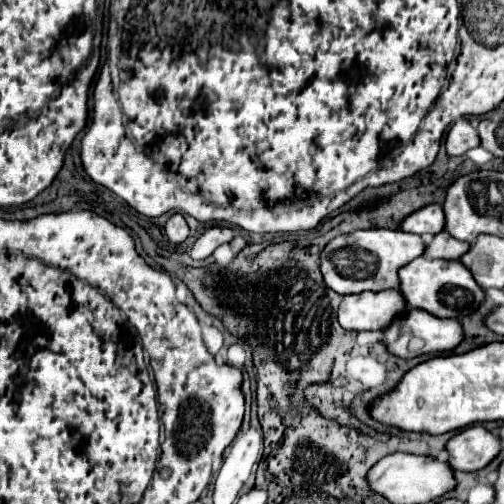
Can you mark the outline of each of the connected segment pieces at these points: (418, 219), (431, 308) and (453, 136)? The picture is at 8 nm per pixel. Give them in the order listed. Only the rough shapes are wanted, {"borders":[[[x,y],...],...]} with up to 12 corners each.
{"borders":[[[428,204],[408,214],[400,228],[414,234],[438,234],[444,212]],[[414,258],[398,270],[408,308],[458,318],[484,290],[458,260]],[[466,118],[452,122],[444,142],[448,156],[480,144]]]}

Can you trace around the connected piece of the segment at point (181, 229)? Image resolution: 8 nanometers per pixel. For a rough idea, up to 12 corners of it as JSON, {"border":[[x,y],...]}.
{"border":[[172,214],[164,224],[172,244],[188,236],[188,224],[182,214]]}

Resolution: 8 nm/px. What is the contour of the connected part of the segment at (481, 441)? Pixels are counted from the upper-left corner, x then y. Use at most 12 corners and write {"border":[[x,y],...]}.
{"border":[[470,426],[446,442],[452,470],[474,472],[498,452],[500,440]]}

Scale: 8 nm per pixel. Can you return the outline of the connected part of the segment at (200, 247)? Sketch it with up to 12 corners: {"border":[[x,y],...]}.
{"border":[[208,228],[194,242],[192,258],[208,258],[222,242],[234,238],[232,228]]}

